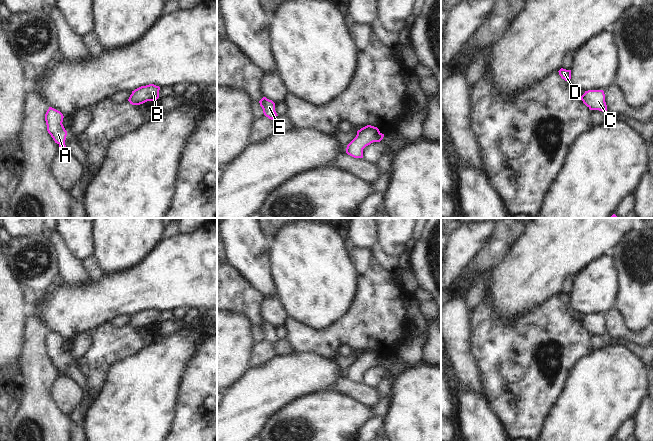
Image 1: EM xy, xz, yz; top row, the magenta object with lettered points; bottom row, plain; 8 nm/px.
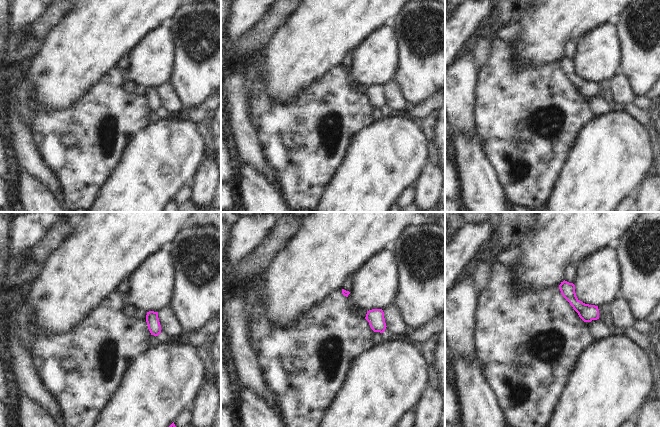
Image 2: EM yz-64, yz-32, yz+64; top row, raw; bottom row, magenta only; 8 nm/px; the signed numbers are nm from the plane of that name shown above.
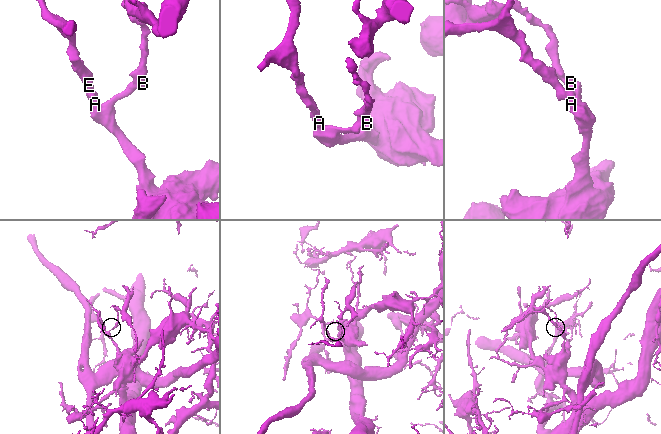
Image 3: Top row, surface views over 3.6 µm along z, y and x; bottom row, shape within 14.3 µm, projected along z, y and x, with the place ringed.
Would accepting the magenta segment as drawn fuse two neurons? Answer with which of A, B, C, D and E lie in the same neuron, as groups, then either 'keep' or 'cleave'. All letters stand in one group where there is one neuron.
A B C D E; keep

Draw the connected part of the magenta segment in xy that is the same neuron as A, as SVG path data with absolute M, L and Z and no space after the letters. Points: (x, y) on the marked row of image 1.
M49 107L45 114L47 131L55 143L59 145L59 152L66 152L65 140L67 131L62 124L63 118L63 114L52 107Z

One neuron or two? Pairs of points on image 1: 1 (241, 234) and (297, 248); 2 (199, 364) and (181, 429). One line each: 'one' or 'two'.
1: two
2: one

